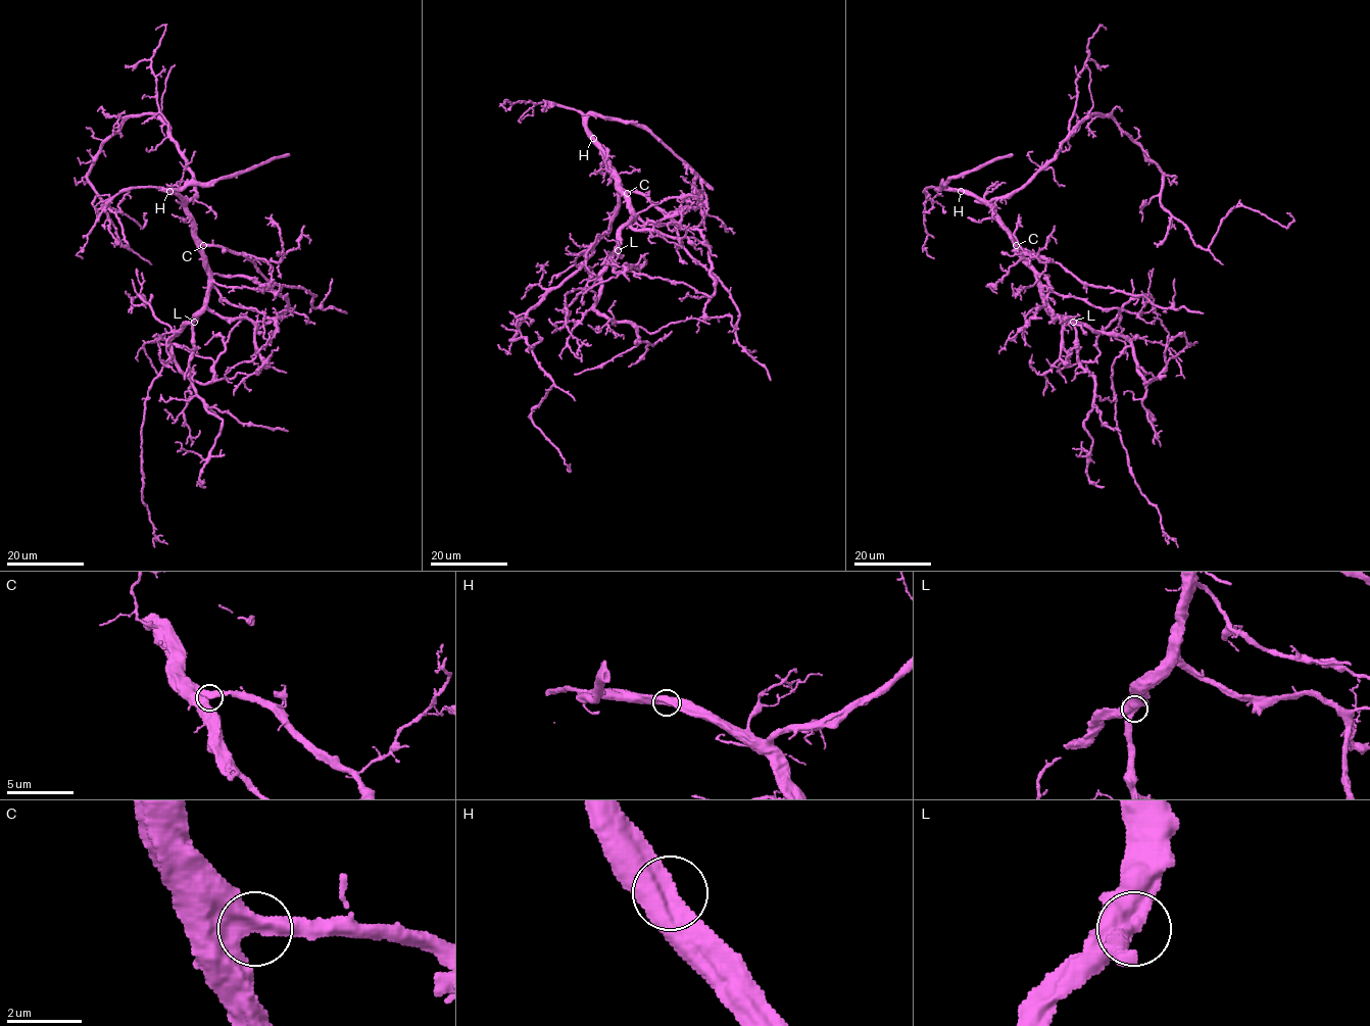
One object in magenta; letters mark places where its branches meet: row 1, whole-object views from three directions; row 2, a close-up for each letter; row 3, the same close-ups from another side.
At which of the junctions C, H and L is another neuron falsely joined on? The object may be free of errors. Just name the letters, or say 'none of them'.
none of them

